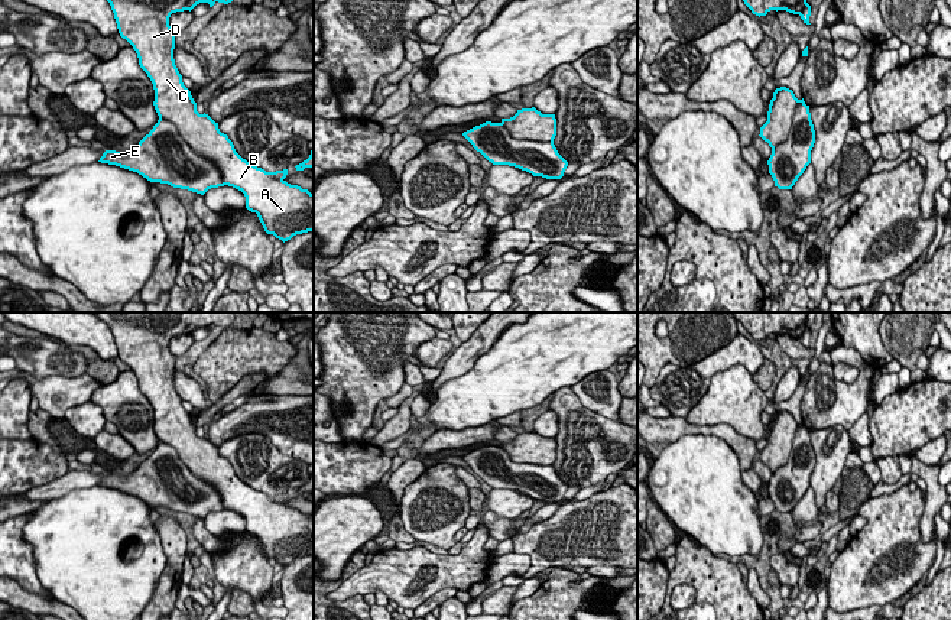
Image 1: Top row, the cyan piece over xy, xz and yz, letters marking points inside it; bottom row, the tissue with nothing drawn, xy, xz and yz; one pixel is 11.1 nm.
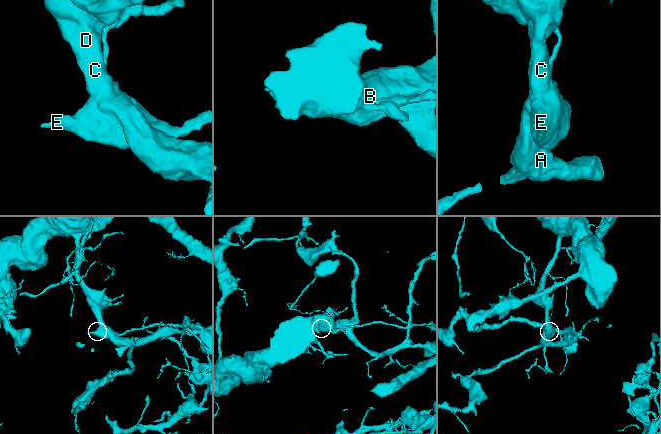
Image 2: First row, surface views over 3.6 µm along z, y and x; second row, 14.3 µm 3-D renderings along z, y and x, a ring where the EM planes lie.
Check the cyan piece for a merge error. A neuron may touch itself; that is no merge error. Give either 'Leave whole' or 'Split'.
Split

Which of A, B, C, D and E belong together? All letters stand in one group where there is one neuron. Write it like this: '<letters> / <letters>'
A B C D / E

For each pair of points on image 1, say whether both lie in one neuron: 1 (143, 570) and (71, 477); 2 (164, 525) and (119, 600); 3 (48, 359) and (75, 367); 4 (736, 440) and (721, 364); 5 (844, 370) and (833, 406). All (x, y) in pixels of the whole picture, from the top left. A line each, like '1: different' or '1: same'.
1: different
2: different
3: same
4: different
5: different

